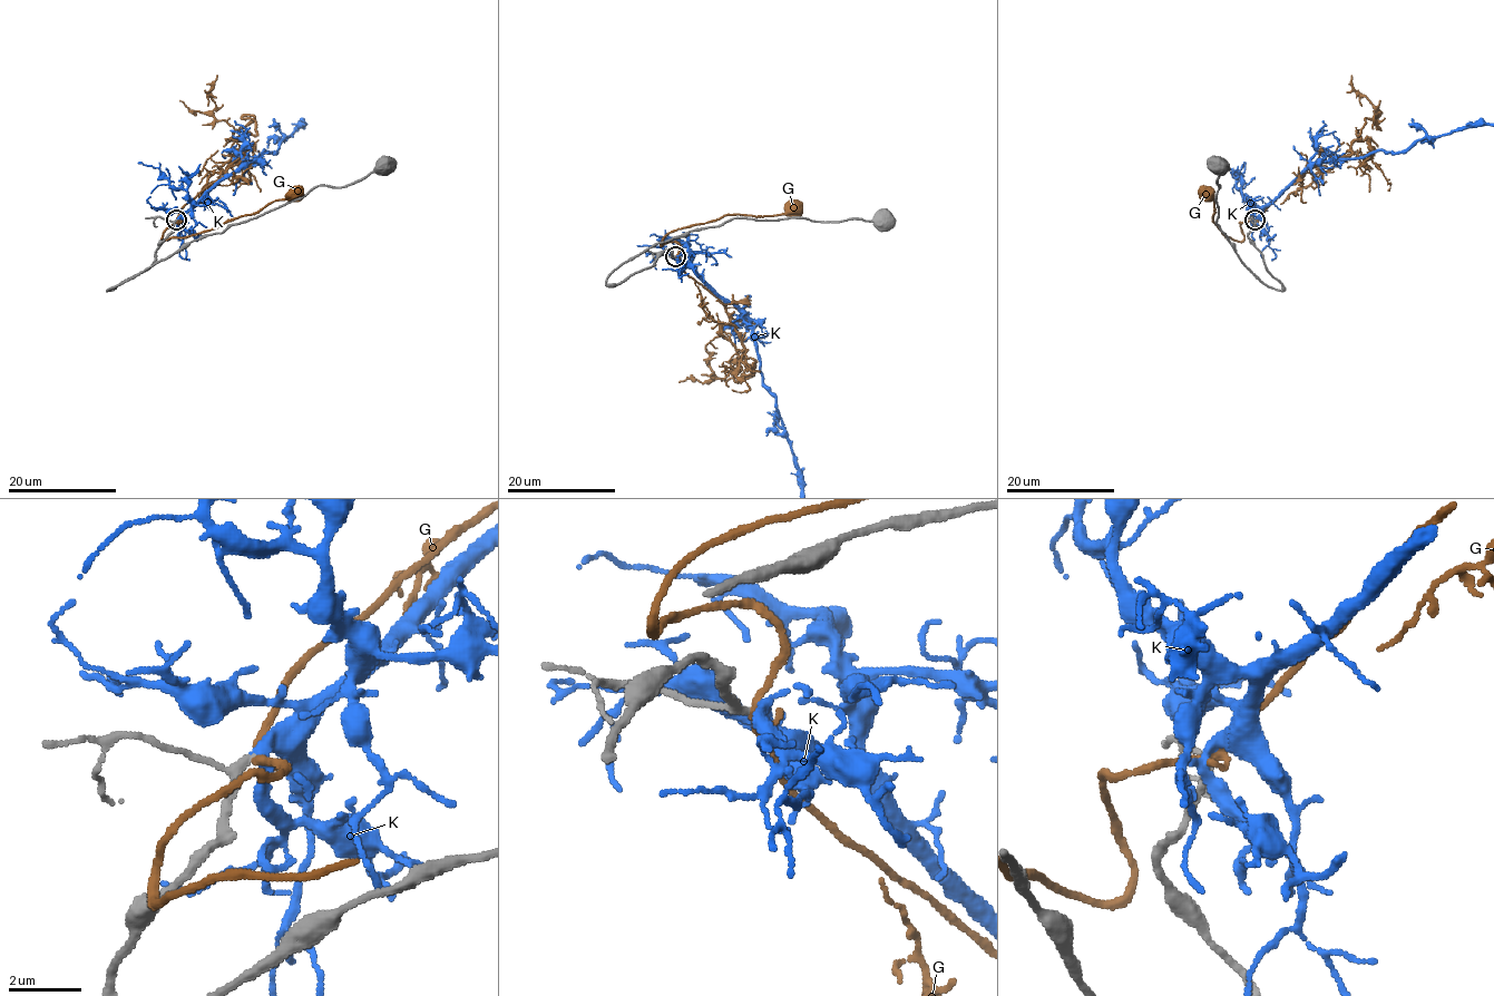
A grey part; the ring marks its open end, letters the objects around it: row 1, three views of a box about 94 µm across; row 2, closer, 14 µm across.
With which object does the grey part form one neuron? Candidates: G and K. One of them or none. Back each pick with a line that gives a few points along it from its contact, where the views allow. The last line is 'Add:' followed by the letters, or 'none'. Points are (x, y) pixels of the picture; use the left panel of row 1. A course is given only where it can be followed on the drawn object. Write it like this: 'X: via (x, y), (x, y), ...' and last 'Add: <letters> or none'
K: via (175, 221), (302, 125), (291, 153), (300, 154)
Add: K

